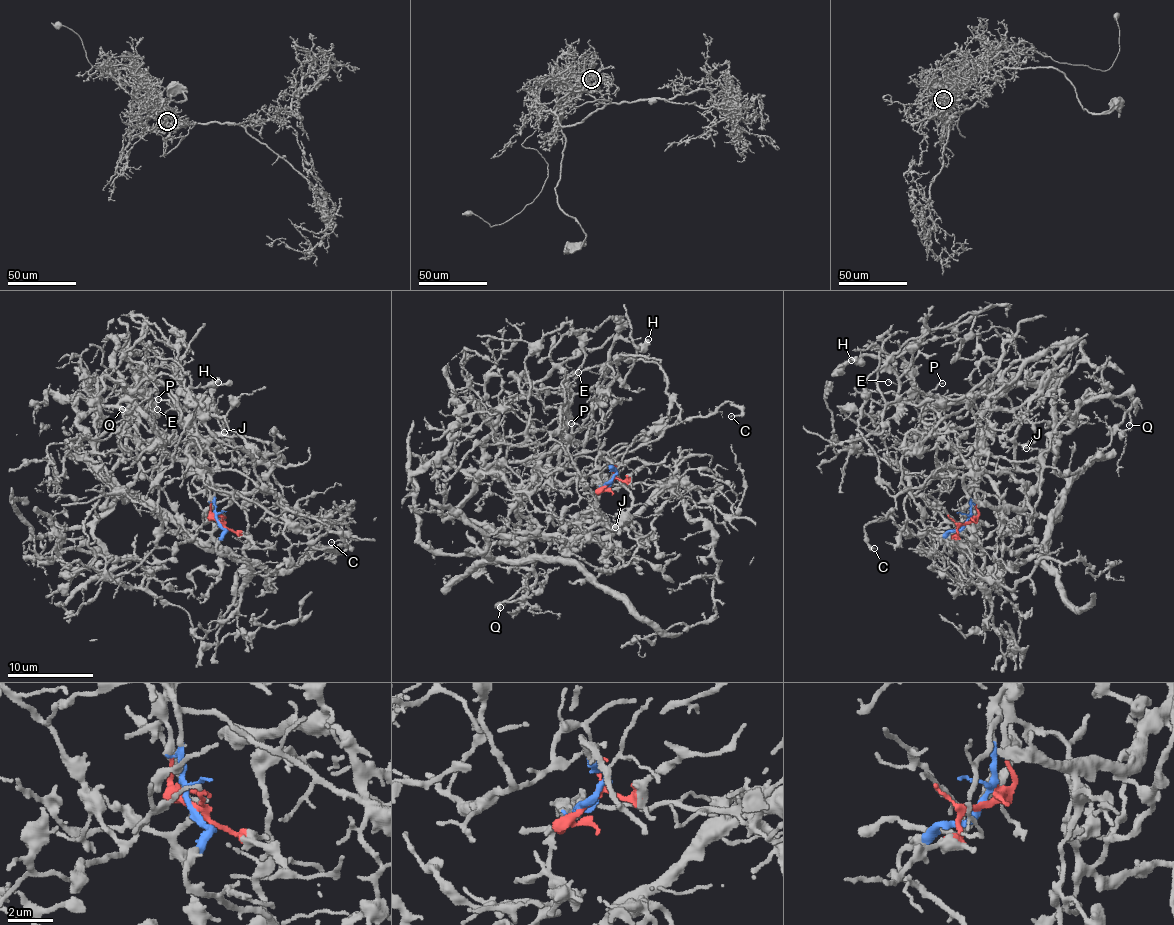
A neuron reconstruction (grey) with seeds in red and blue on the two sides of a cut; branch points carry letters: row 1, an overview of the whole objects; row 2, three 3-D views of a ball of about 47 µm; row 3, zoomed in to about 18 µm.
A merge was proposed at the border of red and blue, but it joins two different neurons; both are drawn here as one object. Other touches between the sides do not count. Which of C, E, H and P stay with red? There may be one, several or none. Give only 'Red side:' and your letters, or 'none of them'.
Red side: none of them

